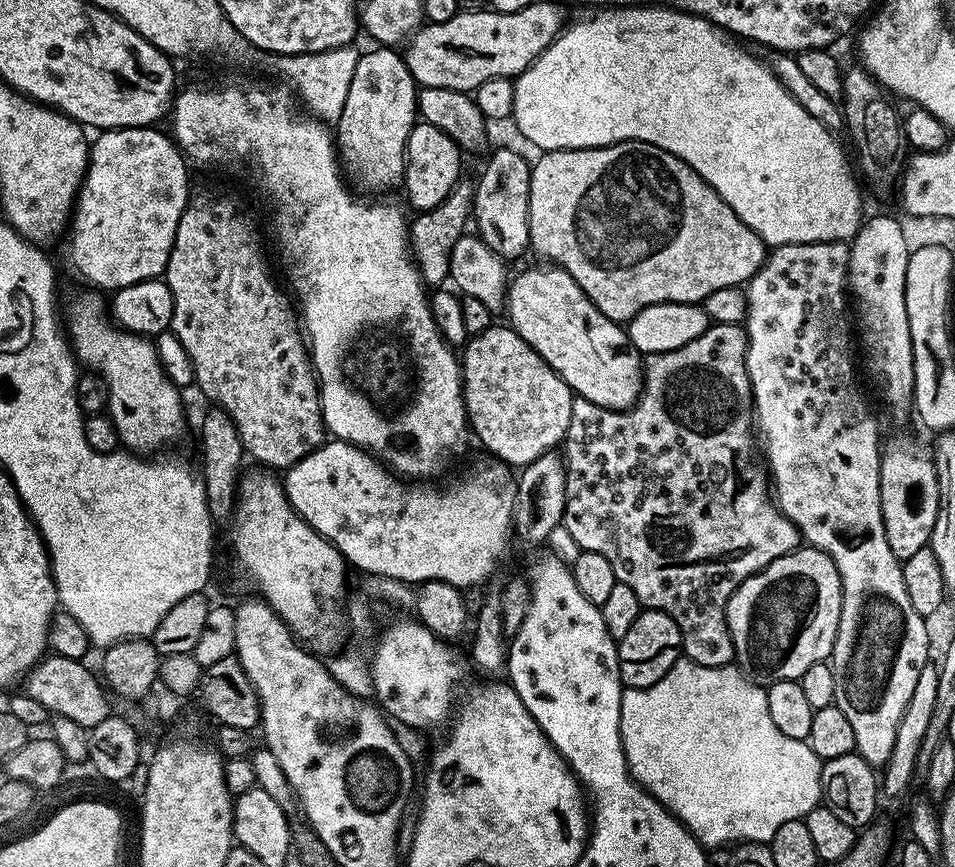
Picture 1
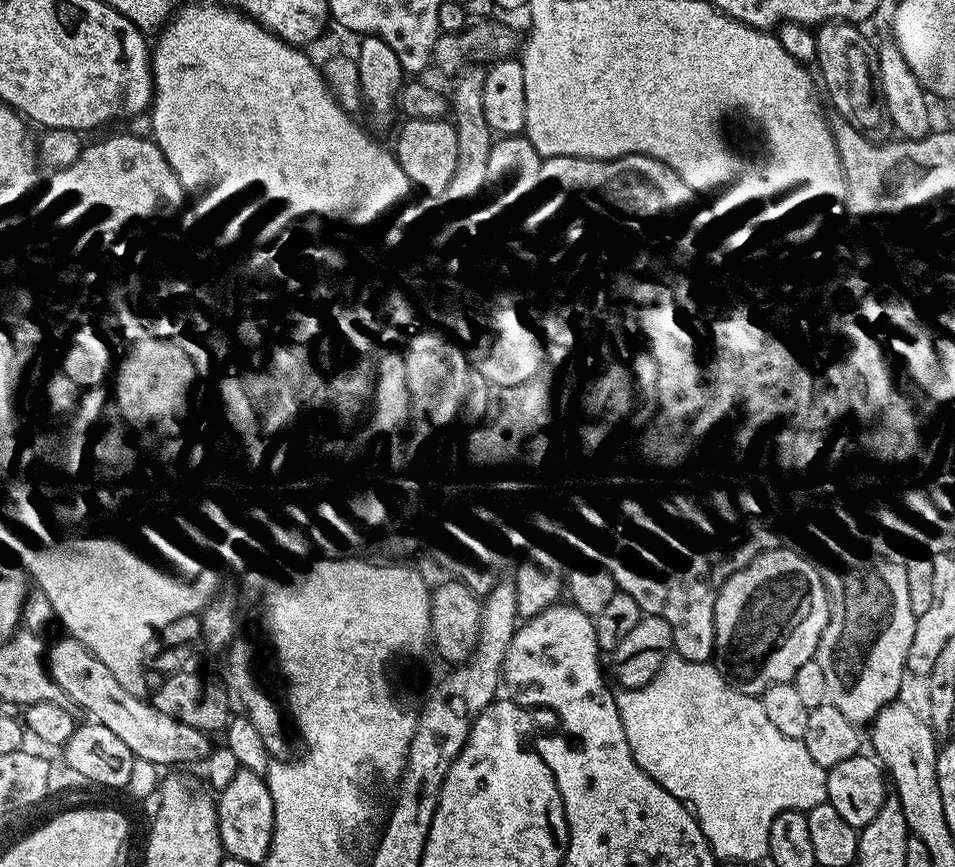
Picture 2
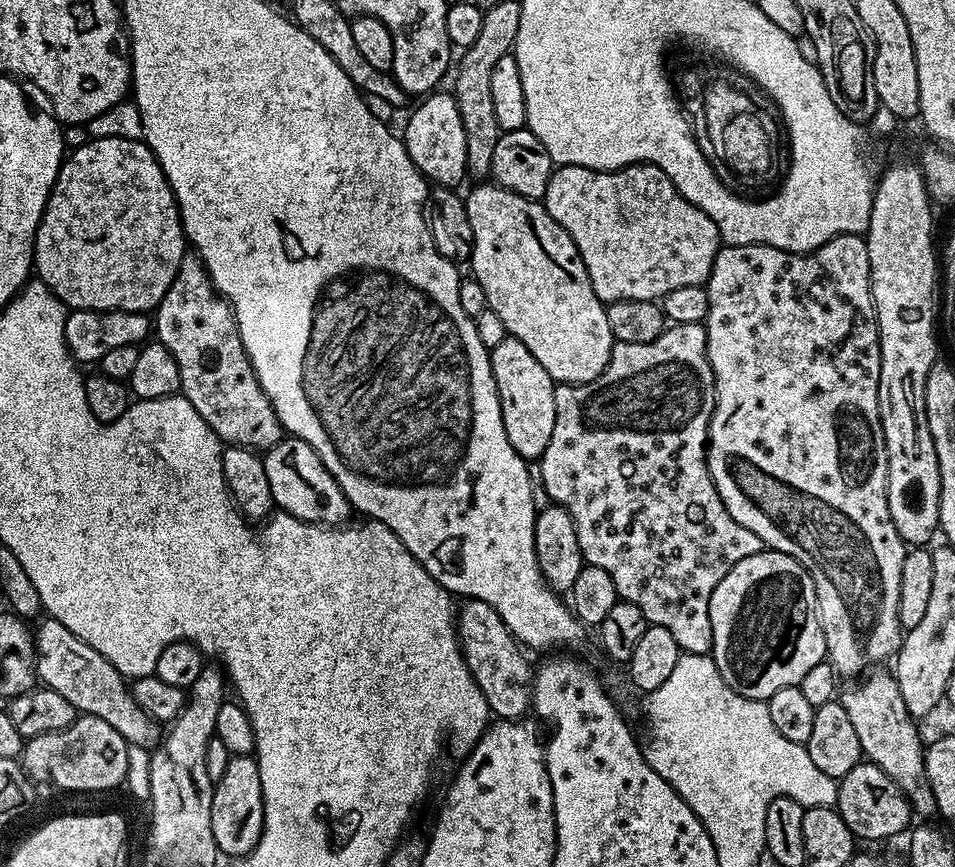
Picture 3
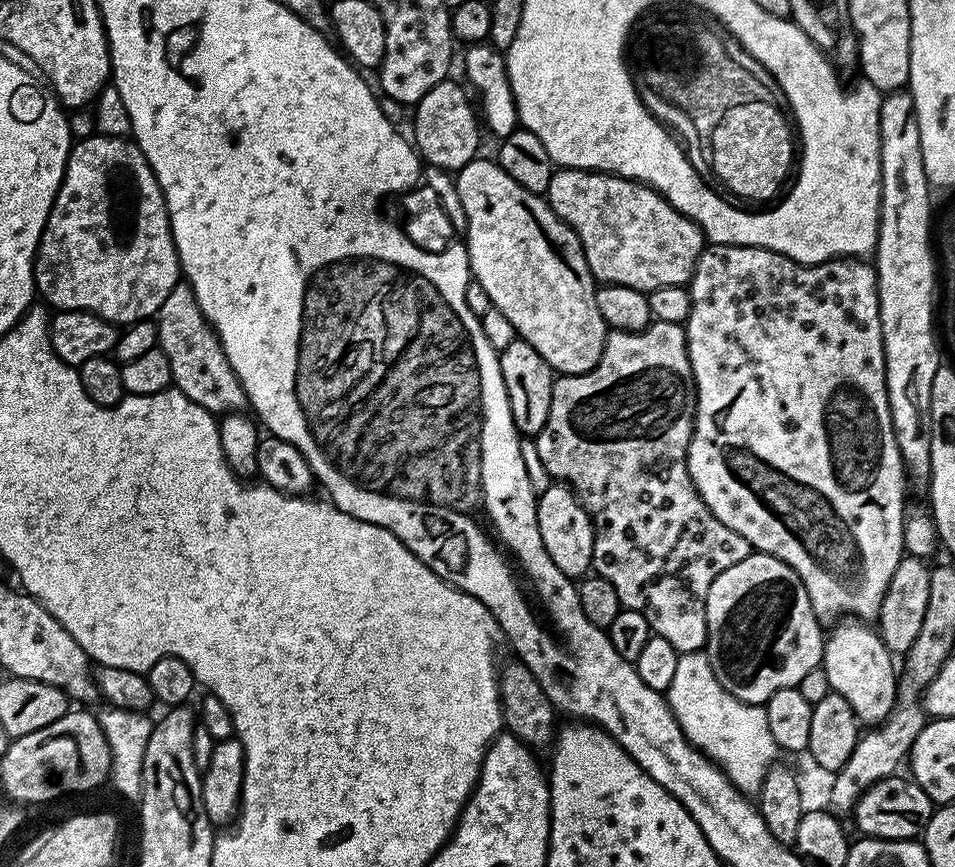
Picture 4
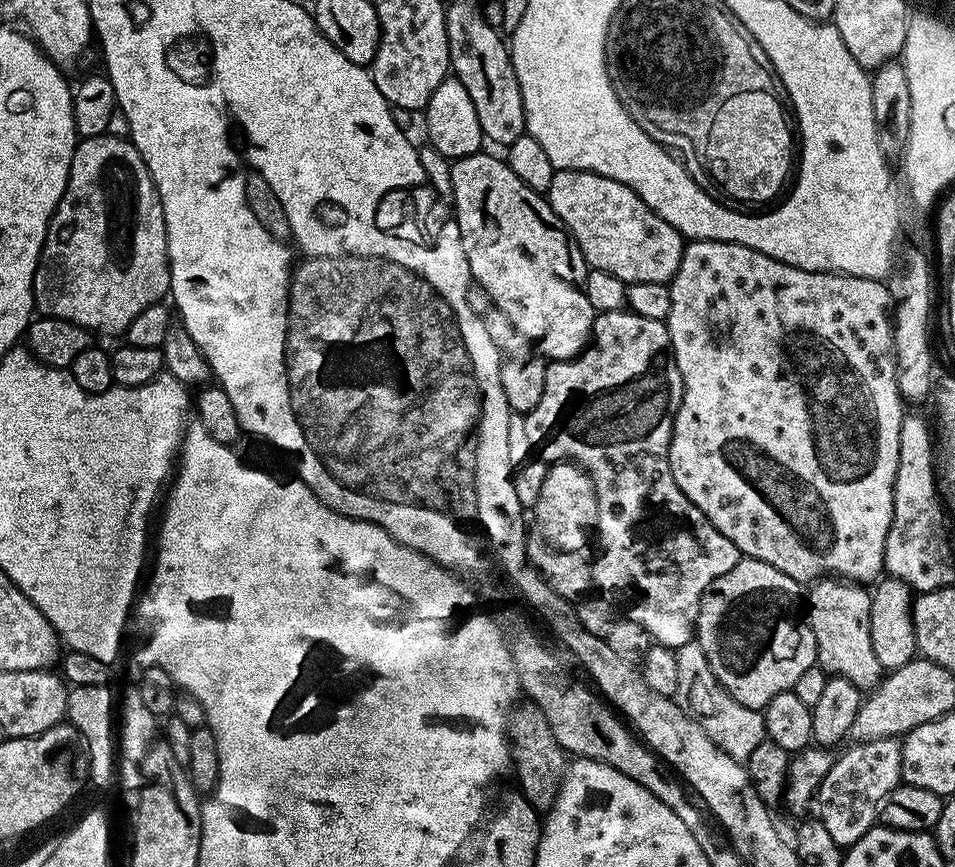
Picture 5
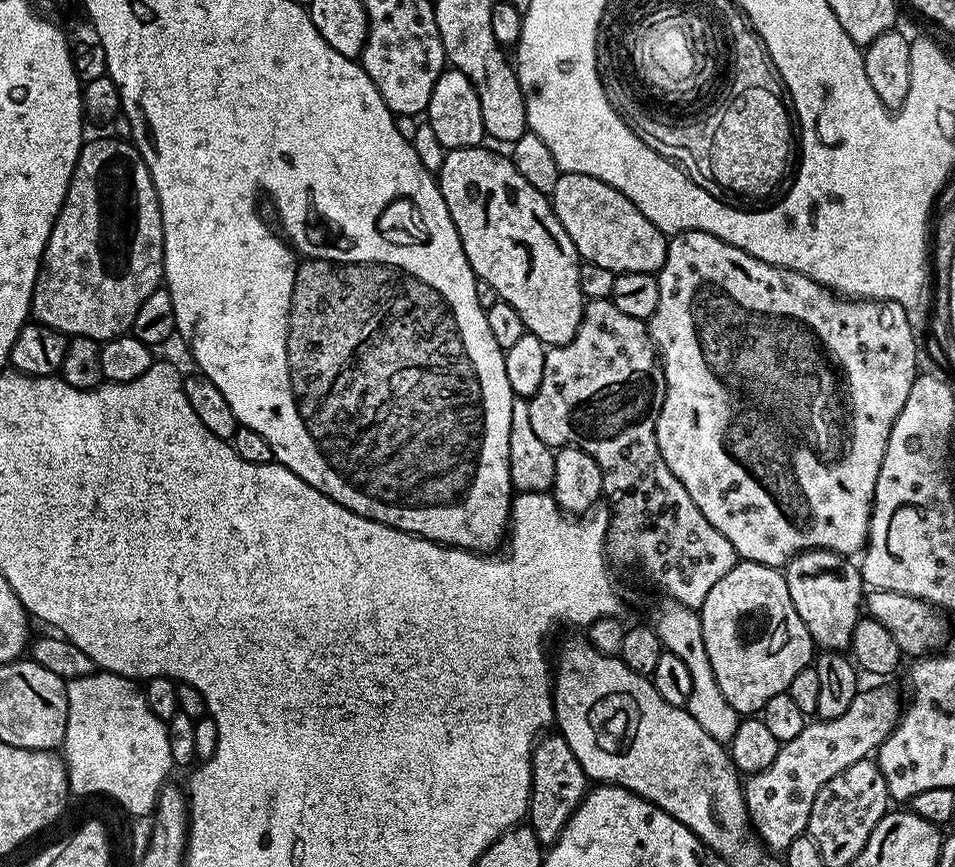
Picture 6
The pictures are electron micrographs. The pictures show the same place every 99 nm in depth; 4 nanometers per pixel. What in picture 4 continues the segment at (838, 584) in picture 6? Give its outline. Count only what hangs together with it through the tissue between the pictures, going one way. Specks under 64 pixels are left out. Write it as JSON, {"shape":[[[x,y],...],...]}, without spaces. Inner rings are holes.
{"shape":[[[840,622],[836,626],[837,628],[832,633],[830,631],[827,633],[824,642],[822,667],[826,674],[826,682],[829,689],[842,694],[842,698],[846,698],[846,702],[850,702],[850,706],[861,725],[877,726],[883,724],[888,715],[892,713],[892,707],[896,705],[896,697],[898,695],[898,668],[897,665],[896,668],[892,665],[892,660],[894,660],[893,653],[889,652],[888,647],[880,641],[879,631],[867,623]]]}

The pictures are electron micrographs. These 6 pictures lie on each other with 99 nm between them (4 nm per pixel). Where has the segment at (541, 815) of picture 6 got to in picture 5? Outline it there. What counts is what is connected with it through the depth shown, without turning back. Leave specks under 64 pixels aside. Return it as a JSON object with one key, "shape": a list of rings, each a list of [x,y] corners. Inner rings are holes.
{"shape":[[[527,703],[519,705],[510,724],[514,768],[519,771],[518,786],[522,794],[534,805],[537,812],[544,814],[554,806],[562,790],[570,765],[570,753],[564,749],[562,742],[558,742],[556,728],[539,704]]]}

